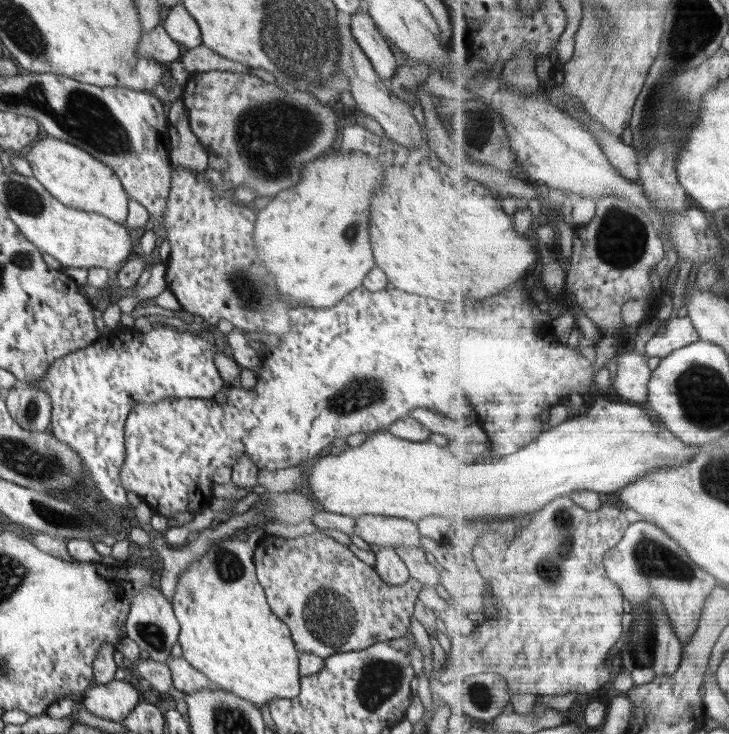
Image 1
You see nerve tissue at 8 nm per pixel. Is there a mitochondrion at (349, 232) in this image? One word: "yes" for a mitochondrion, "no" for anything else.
yes

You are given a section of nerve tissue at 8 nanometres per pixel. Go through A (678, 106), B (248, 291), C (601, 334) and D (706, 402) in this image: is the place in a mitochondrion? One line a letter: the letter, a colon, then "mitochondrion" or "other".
A: other
B: mitochondrion
C: other
D: mitochondrion

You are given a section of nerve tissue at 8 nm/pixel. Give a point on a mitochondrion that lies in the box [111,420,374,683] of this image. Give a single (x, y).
(330, 618)

